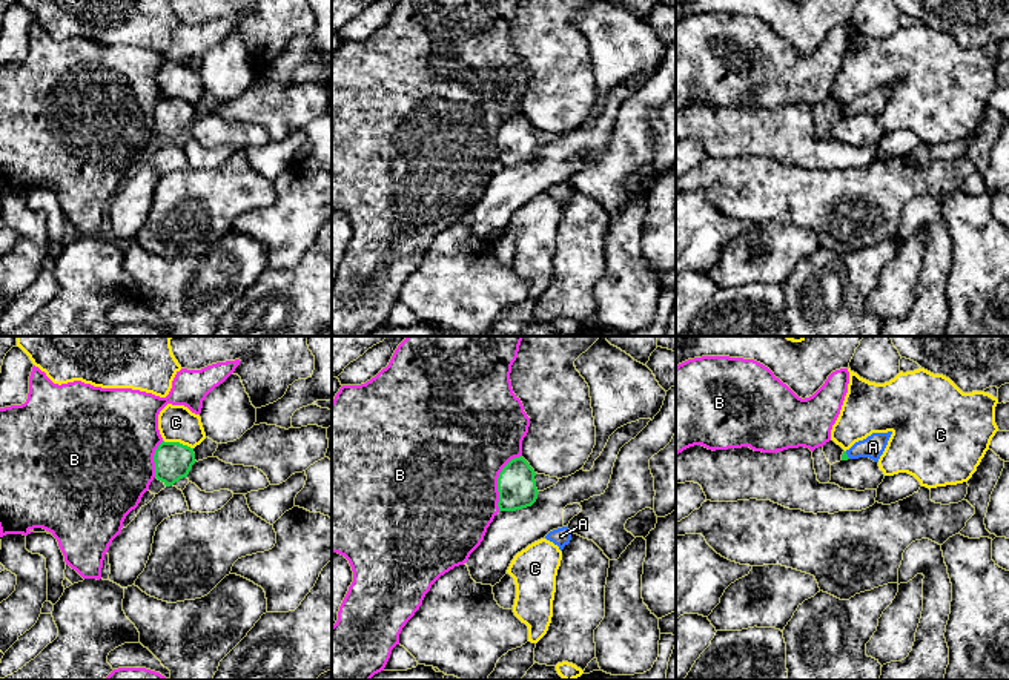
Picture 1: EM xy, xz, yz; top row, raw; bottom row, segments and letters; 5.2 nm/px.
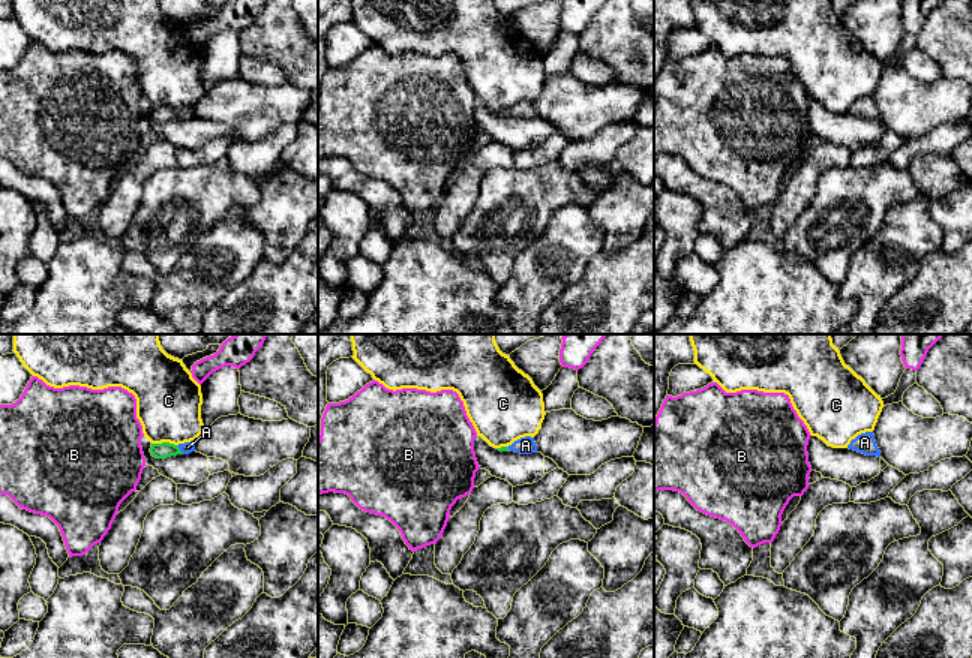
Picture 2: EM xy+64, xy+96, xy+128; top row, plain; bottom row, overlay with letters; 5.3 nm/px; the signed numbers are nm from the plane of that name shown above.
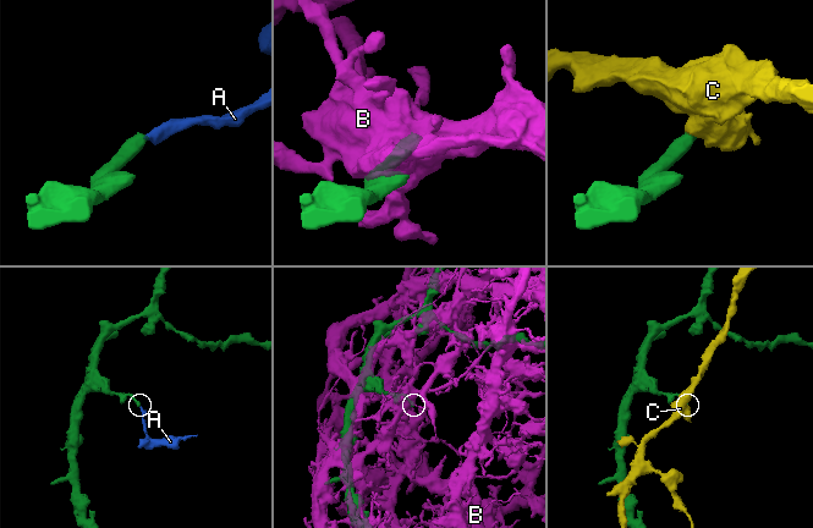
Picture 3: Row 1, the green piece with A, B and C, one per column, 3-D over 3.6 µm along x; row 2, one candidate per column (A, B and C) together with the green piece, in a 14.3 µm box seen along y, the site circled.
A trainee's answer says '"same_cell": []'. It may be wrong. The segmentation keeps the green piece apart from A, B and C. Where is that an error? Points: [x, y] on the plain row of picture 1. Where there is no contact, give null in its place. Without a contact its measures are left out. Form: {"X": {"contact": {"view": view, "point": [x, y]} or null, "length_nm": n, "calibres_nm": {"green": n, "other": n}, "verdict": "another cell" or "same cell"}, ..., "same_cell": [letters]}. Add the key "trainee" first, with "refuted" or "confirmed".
{"trainee": "refuted", "A": {"contact": {"view": "yz", "point": [846, 111]}, "length_nm": 50, "calibres_nm": {"green": 30, "other": 120}, "verdict": "same cell"}, "B": {"contact": {"view": "xz", "point": [498, 137]}, "length_nm": 320, "calibres_nm": {"green": 200, "other": 500}, "verdict": "another cell"}, "C": {"contact": {"view": "xy", "point": [178, 99]}, "length_nm": 170, "calibres_nm": {"green": 190, "other": 190}, "verdict": "another cell"}, "same_cell": ["A"]}

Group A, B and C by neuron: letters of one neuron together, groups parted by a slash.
A / B / C

